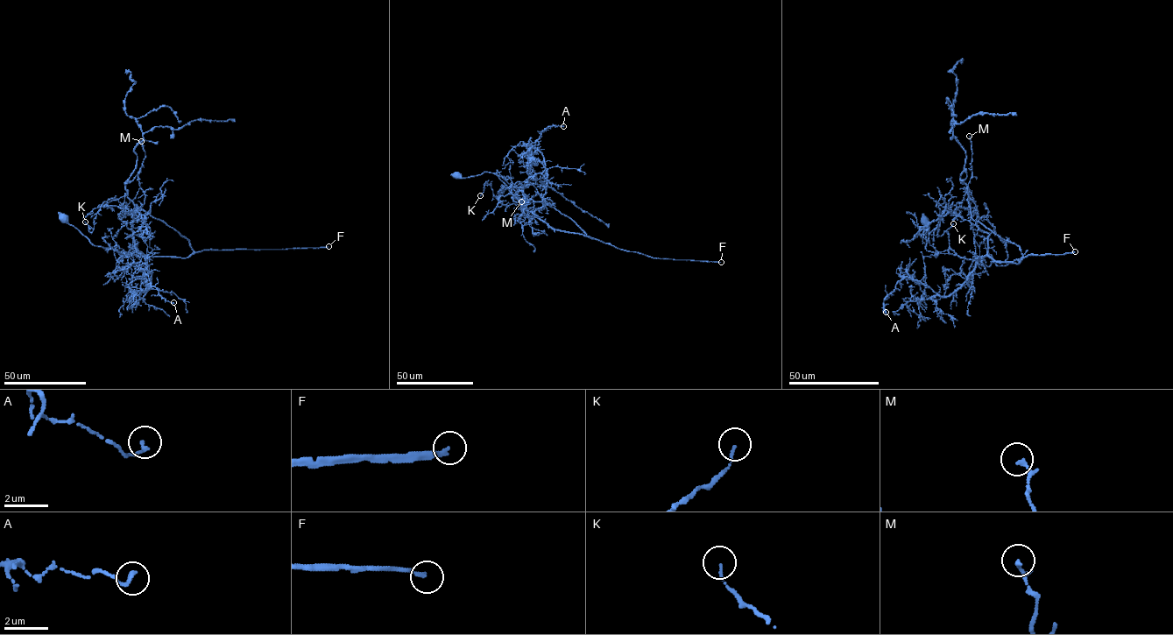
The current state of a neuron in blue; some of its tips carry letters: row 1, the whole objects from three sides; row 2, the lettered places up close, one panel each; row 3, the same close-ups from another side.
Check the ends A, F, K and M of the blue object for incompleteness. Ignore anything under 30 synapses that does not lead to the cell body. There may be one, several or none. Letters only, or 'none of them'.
F

